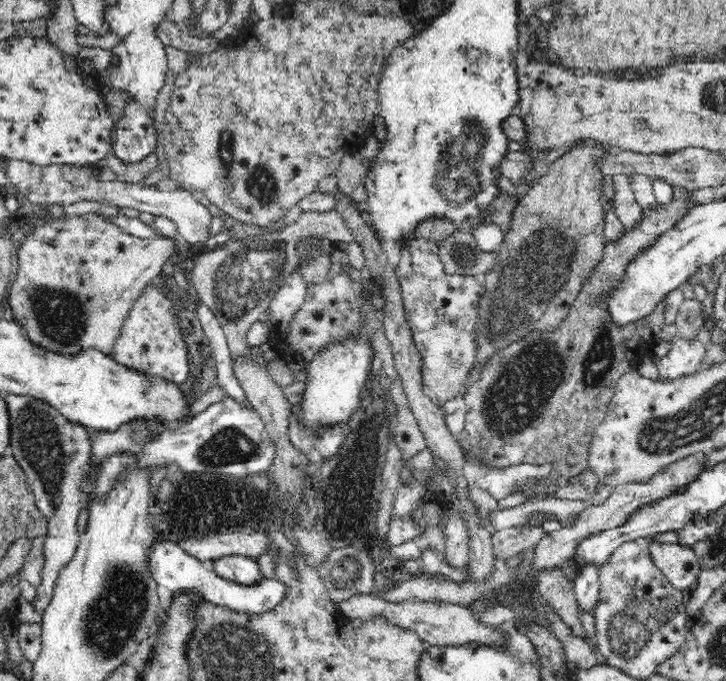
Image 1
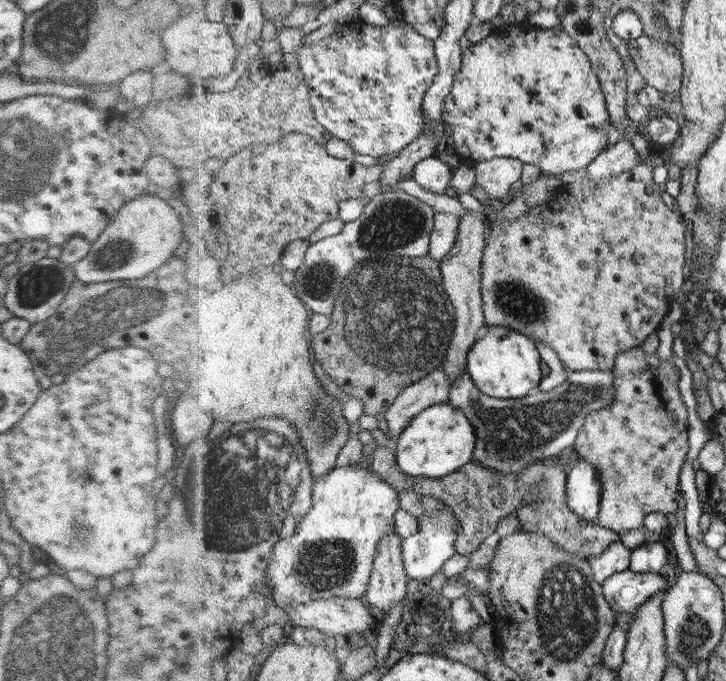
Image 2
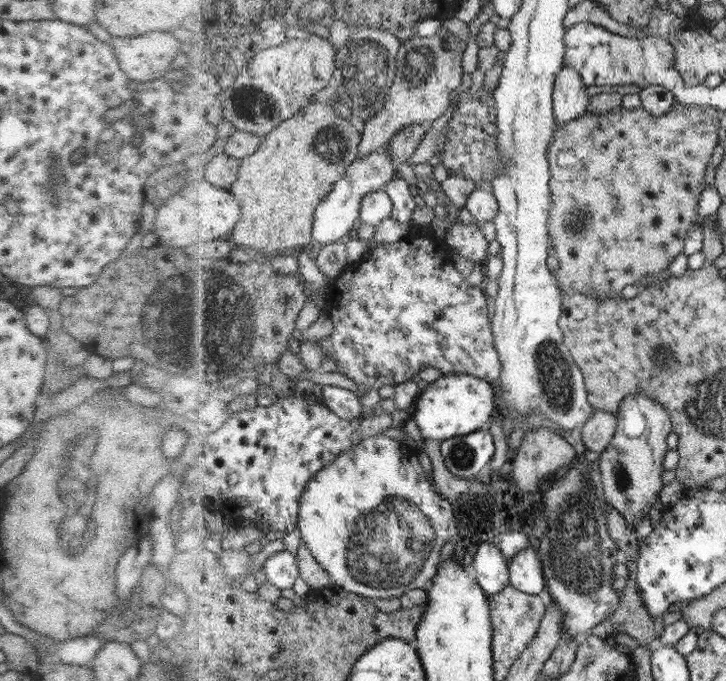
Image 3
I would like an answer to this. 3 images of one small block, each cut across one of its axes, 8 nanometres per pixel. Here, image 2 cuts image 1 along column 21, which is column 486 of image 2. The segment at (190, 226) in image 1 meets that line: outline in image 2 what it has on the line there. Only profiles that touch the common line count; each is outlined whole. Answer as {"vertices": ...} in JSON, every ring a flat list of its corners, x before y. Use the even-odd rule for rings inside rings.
{"vertices":[[494,158,476,164,476,184,479,195,493,196,506,202,510,186,520,180,523,163,514,158]]}

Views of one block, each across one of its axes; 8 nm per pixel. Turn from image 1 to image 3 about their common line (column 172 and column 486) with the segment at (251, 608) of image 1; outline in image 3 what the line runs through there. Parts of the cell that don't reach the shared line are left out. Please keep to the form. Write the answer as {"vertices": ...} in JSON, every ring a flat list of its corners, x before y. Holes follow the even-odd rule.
{"vertices":[[483,542,478,547,472,566,476,570,475,581,489,596,498,594,510,585,509,561,491,542]]}

